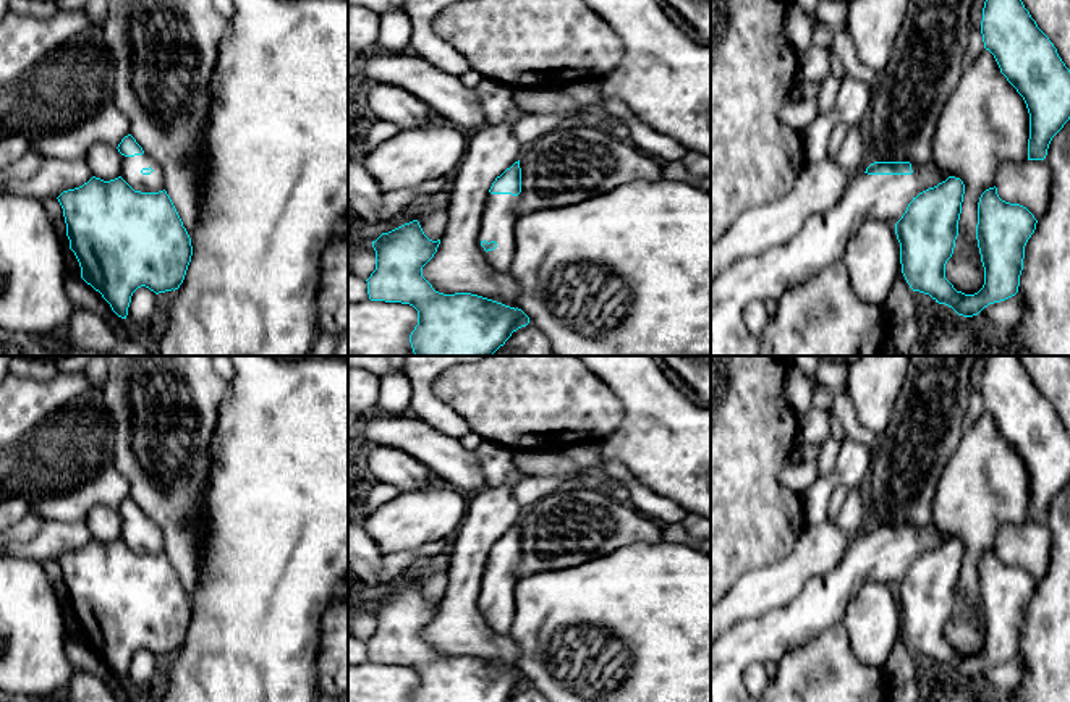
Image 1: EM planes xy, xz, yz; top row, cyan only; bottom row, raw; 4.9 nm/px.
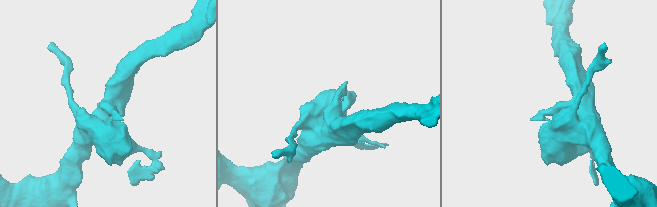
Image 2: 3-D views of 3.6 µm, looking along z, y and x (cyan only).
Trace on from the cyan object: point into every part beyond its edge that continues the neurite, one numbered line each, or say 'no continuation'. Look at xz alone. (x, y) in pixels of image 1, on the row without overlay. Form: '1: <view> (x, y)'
1: xz (499, 578)

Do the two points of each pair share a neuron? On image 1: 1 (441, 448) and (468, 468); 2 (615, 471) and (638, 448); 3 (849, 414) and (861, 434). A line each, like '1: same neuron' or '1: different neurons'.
1: same neuron
2: different neurons
3: same neuron

